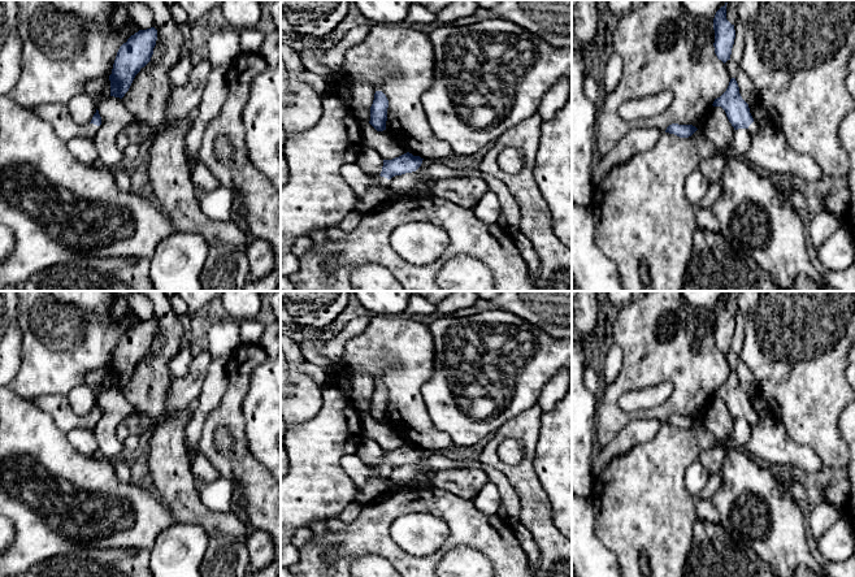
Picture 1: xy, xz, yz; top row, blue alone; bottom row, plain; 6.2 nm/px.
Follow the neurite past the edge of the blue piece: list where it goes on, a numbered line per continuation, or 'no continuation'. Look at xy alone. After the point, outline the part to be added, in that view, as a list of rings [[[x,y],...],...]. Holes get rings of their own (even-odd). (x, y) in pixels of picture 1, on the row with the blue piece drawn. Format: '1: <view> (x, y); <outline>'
1: xy (56, 113); [[[51,103],[31,108],[38,117],[49,122],[60,139],[69,143],[74,138],[91,138],[99,129],[94,123],[78,125],[75,123],[68,110],[66,104]]]

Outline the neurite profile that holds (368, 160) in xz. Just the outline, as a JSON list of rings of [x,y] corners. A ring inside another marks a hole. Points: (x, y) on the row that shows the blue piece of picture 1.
[[[363,147],[356,164],[365,172],[379,175],[383,166],[383,159],[370,147]]]

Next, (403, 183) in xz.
[[[424,159],[416,172],[392,177],[389,188],[403,195],[409,195],[418,179],[429,172],[431,164],[431,160]]]

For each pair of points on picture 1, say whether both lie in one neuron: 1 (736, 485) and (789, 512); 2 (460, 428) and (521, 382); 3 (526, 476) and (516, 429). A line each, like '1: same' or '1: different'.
1: same
2: same
3: same

